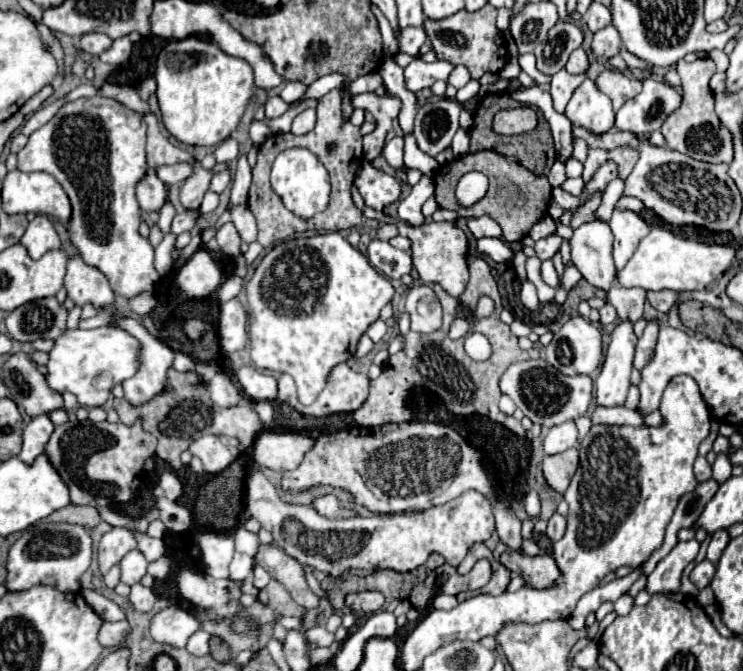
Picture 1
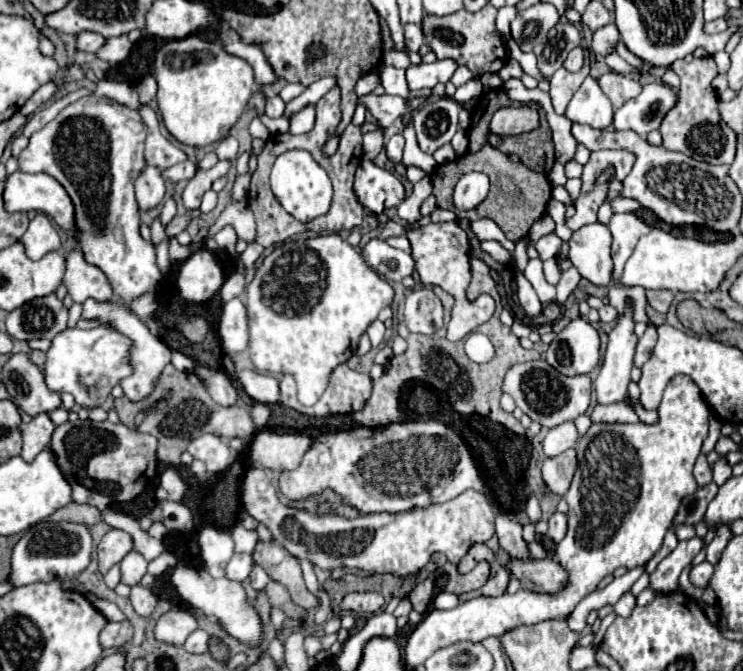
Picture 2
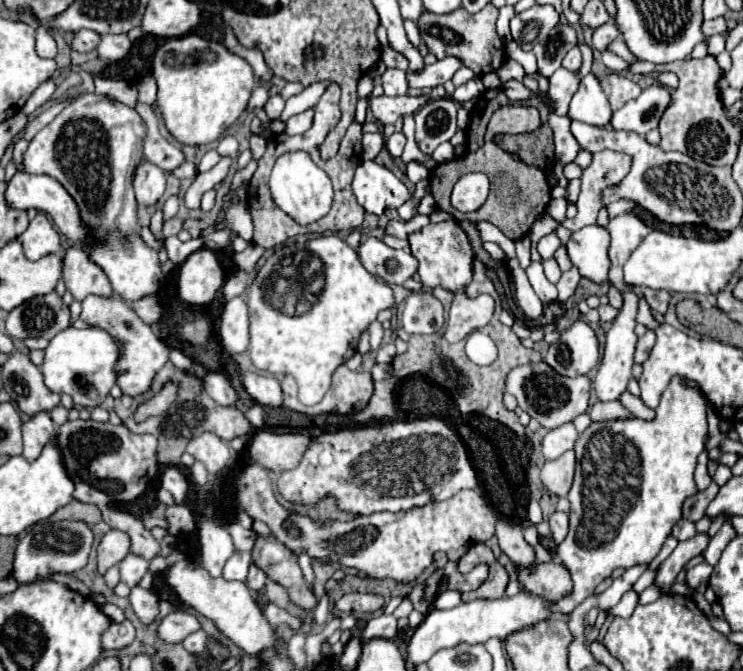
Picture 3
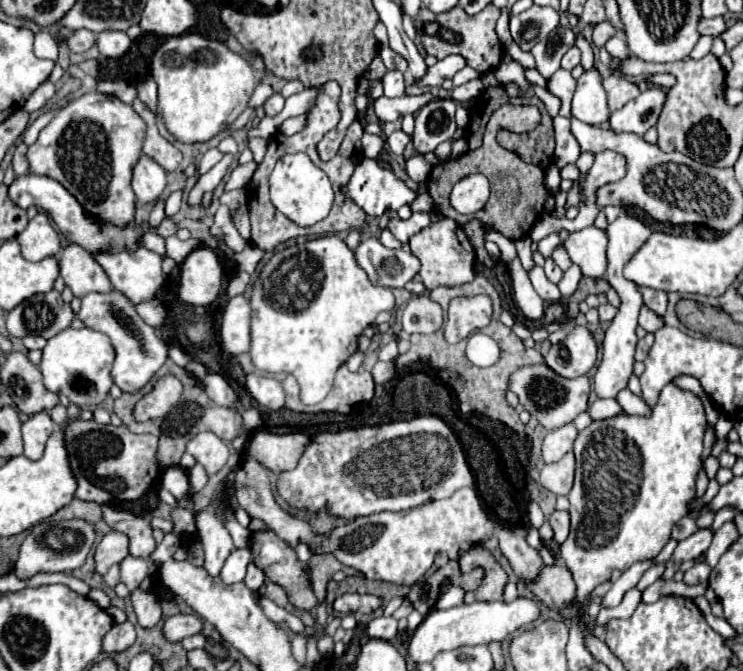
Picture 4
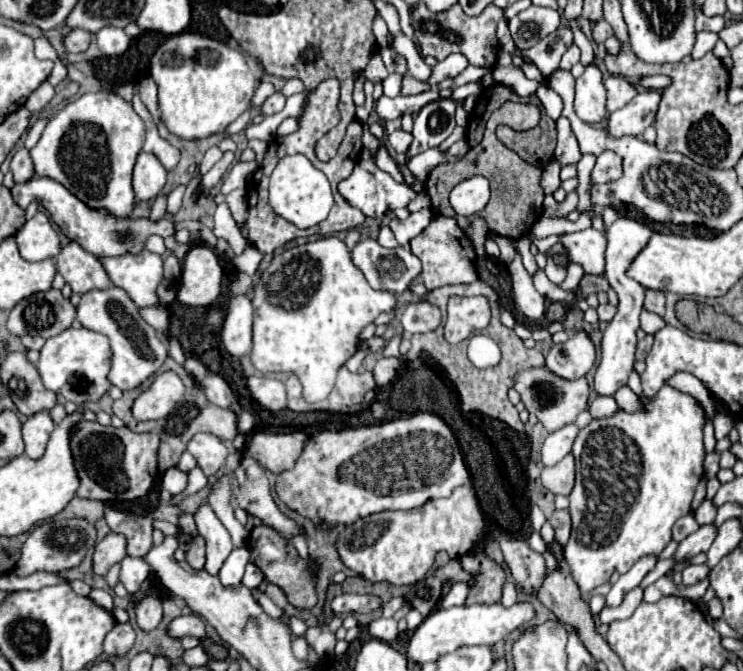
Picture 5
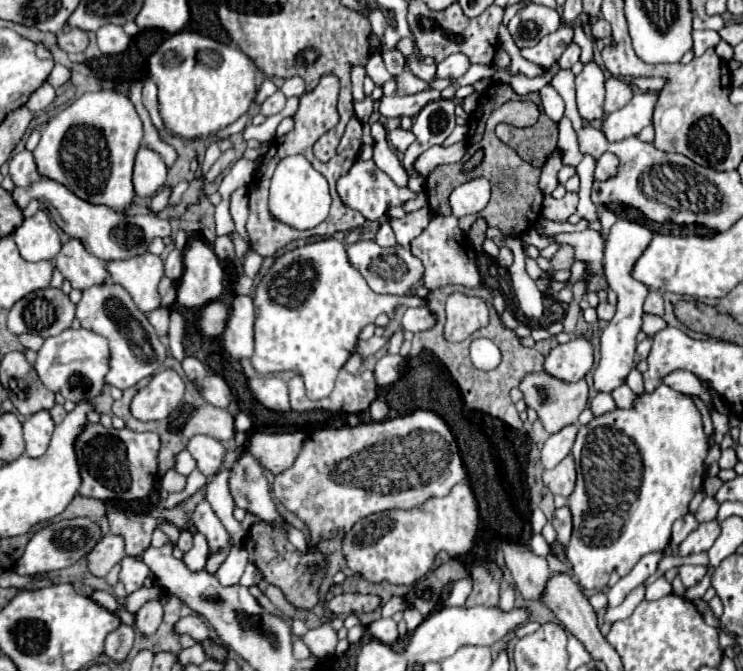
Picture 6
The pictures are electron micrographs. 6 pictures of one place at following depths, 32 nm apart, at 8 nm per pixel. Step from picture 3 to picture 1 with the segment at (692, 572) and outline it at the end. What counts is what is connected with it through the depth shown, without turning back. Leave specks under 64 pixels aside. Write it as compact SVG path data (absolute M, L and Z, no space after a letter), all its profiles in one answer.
M708 560L696 564L694 570L690 572L690 580L692 580L698 588L706 588L706 586L710 584L712 576L714 576L714 564L708 562Z

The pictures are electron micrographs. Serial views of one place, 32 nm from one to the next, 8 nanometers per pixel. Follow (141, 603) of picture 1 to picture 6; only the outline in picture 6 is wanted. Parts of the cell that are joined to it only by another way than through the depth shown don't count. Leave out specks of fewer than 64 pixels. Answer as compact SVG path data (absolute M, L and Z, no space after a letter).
M158 600L146 602L138 612L136 612L136 628L144 638L150 638L162 622L162 606Z

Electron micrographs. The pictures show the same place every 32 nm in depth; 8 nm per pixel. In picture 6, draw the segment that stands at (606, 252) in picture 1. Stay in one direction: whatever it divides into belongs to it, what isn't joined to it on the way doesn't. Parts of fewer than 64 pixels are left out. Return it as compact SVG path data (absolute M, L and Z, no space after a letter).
M584 230L574 234L554 234L554 242L570 244L574 248L576 260L584 260L588 270L600 272L602 270L602 256L604 256L604 240L600 232Z

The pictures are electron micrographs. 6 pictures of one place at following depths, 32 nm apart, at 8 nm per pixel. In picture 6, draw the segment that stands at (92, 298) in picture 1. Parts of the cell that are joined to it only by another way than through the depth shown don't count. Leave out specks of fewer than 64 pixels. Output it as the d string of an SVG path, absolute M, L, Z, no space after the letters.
M70 238L60 254L54 258L54 266L62 272L66 280L70 280L72 288L86 290L94 284L102 284L108 278L106 264L84 250L84 244L78 238Z

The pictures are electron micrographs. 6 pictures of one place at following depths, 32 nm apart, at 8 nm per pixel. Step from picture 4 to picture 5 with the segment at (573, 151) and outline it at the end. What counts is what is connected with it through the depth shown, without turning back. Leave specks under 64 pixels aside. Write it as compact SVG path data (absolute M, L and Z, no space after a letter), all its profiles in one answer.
M558 118L556 130L558 130L558 146L554 156L560 160L560 164L578 164L582 154L578 150L578 142L576 142L576 136L572 134L568 118Z

